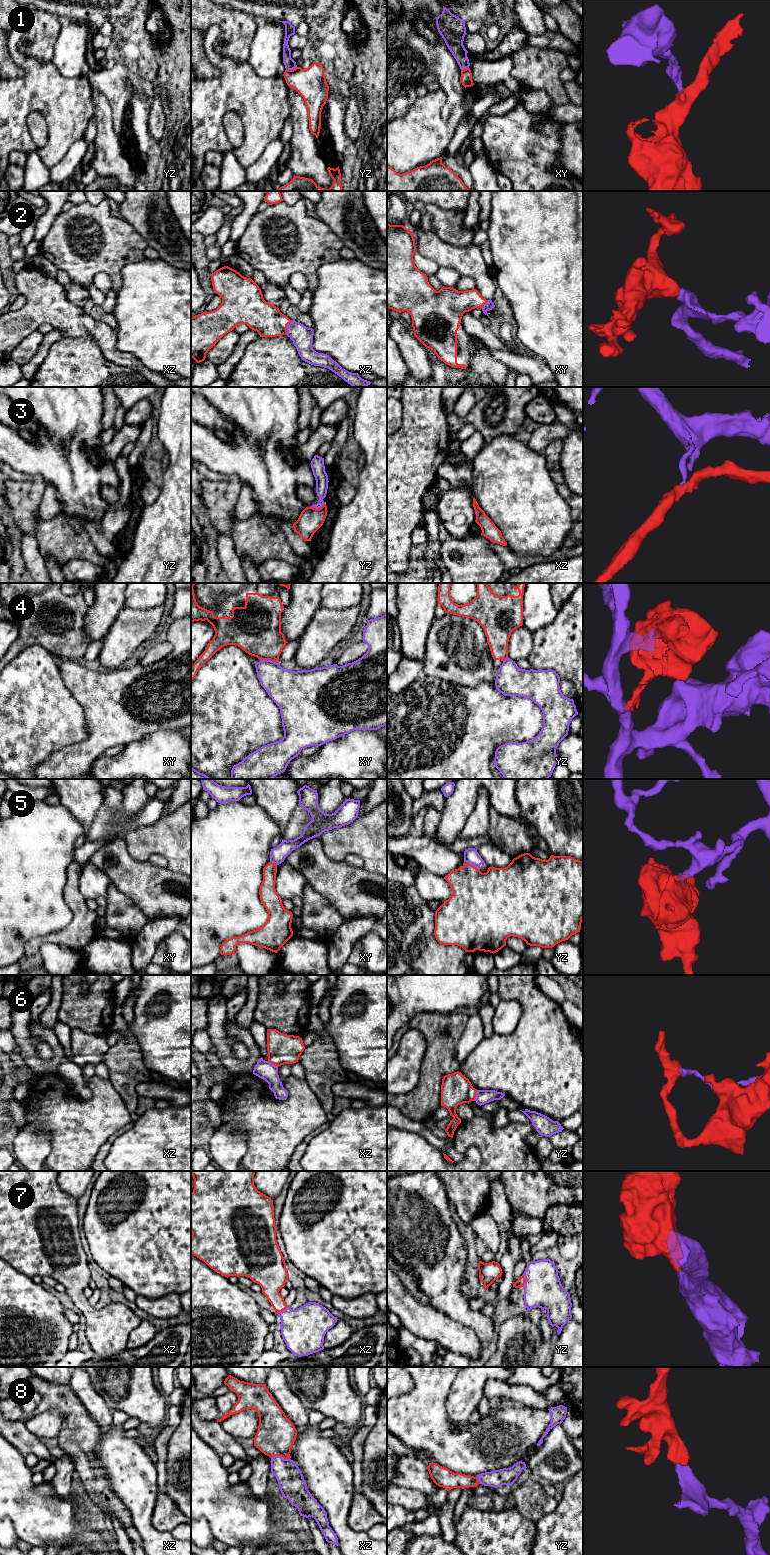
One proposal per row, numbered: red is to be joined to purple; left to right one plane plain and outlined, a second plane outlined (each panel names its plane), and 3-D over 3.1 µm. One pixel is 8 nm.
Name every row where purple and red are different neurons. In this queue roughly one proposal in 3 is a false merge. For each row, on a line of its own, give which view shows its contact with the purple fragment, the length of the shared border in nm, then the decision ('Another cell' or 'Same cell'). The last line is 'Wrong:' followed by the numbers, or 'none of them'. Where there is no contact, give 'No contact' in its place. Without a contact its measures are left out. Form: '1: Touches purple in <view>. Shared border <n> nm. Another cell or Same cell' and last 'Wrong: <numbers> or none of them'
1: Touches purple in yz. Shared border 90 nm. Another cell
2: Touches purple in xz. Shared border 130 nm. Same cell
3: Touches purple in yz. Shared border 120 nm. Another cell
4: Touches purple in xy. Shared border 130 nm. Another cell
5: Touches purple in yz. Shared border 140 nm. Another cell
6: Touches purple in yz. Shared border 90 nm. Another cell
7: Touches purple in yz. Shared border 100 nm. Same cell
8: Touches purple in xz. Shared border 150 nm. Same cell
Wrong: 1, 3, 4, 5, 6

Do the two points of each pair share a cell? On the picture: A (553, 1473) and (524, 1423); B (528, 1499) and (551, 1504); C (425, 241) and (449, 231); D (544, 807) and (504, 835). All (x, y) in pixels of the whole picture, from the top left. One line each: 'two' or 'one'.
A: two
B: one
C: two
D: two

